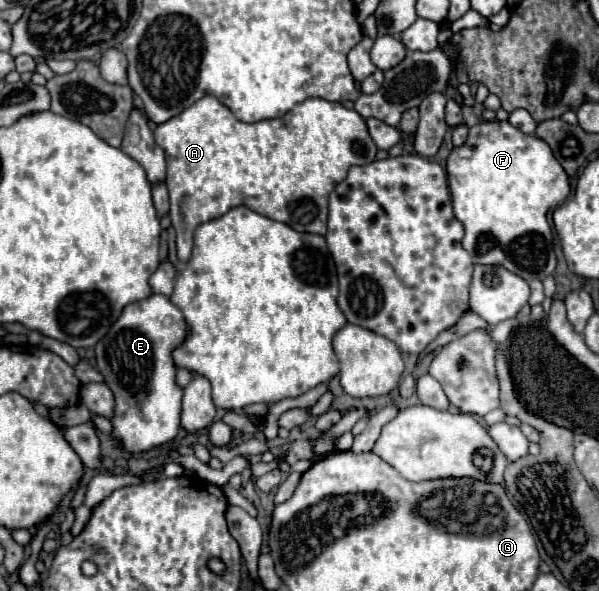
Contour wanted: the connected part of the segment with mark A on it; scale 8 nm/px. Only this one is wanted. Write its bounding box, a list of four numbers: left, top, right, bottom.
[154,96,376,264]

